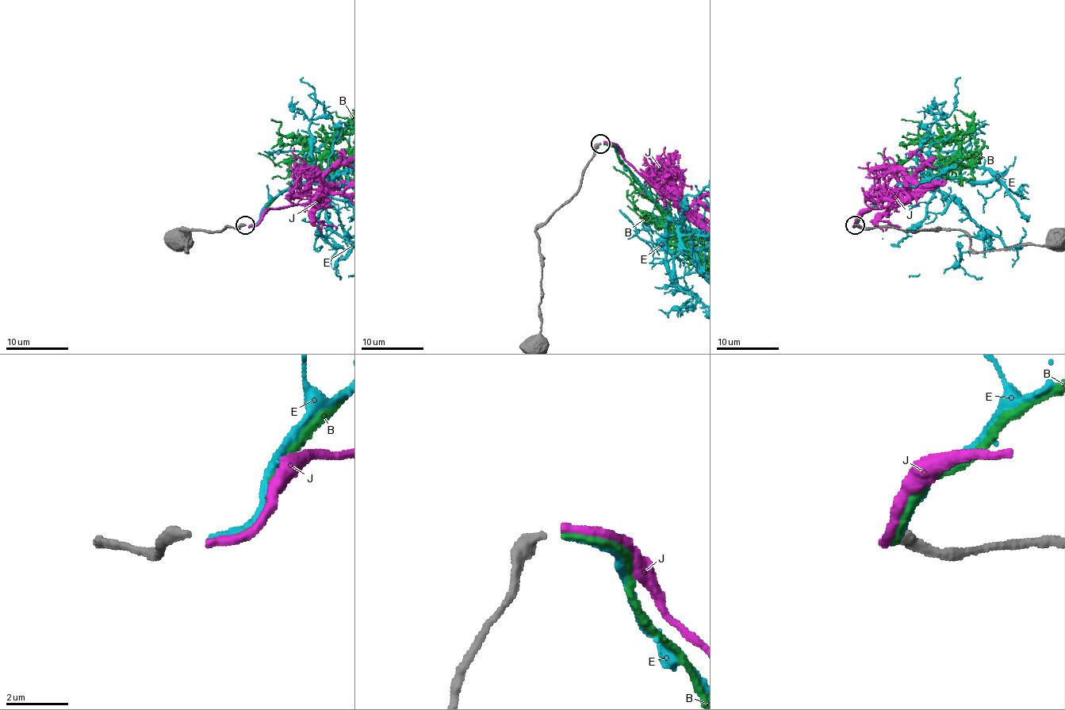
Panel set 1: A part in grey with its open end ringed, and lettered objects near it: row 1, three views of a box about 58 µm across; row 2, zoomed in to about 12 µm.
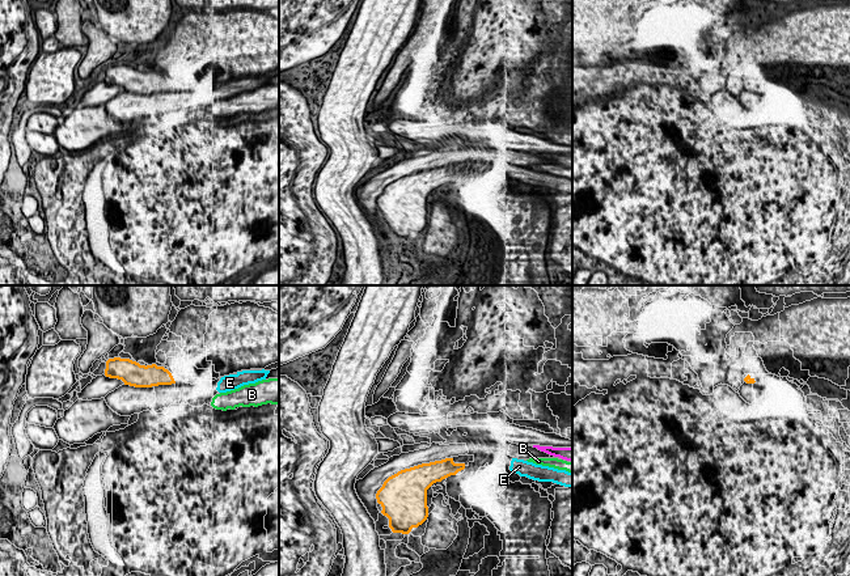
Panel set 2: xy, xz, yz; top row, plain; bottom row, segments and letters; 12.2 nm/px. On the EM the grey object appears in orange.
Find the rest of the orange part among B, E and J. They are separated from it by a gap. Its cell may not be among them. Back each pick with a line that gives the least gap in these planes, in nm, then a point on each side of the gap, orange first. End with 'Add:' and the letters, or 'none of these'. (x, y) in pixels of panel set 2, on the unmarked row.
E: Distance 500 nm. Across: xy (174, 89), (216, 94)
Add: E

